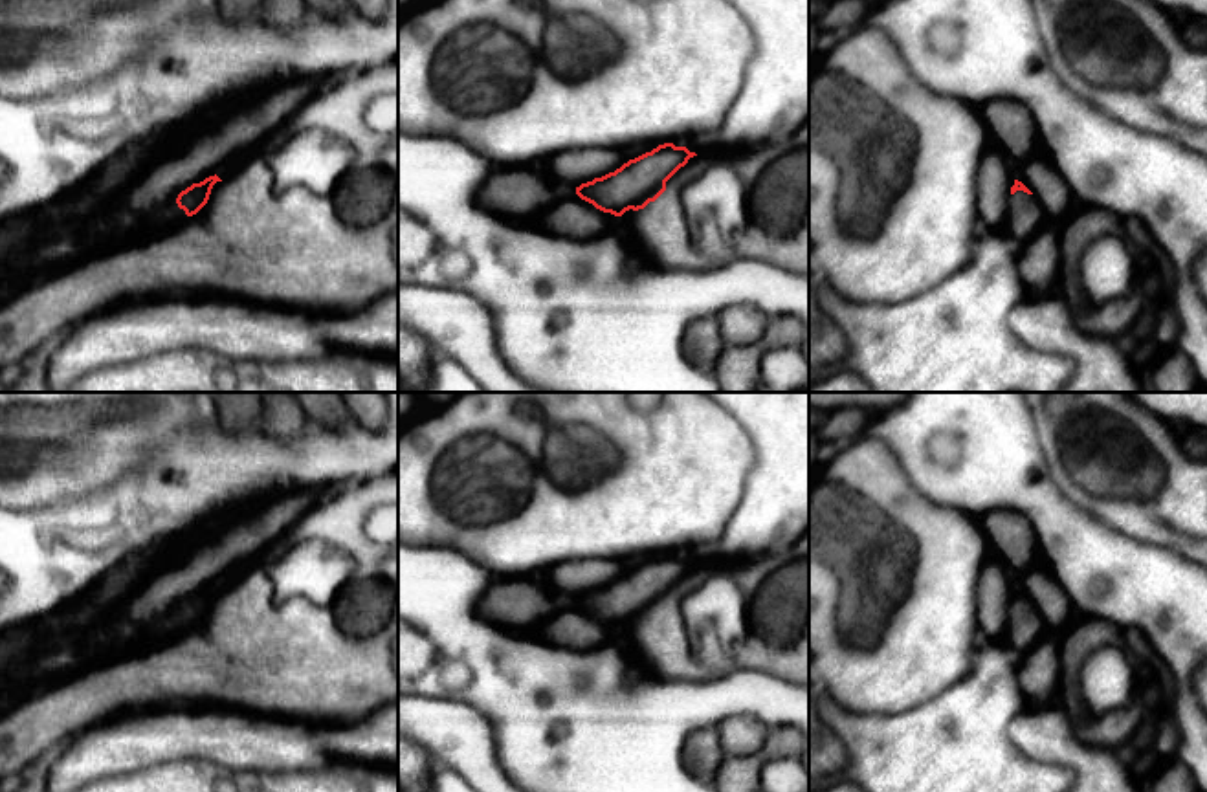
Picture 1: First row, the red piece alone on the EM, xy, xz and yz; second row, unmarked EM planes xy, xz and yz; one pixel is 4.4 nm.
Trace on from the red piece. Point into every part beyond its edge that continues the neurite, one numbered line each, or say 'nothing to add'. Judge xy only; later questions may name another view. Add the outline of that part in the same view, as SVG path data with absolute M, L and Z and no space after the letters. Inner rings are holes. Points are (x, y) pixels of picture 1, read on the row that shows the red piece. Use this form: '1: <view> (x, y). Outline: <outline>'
1: xy (169, 215). Outline: M167 202L165 205L152 211L139 227L127 235L116 236L110 246L152 236L156 233L180 226L185 218L185 211L180 209L176 202Z

